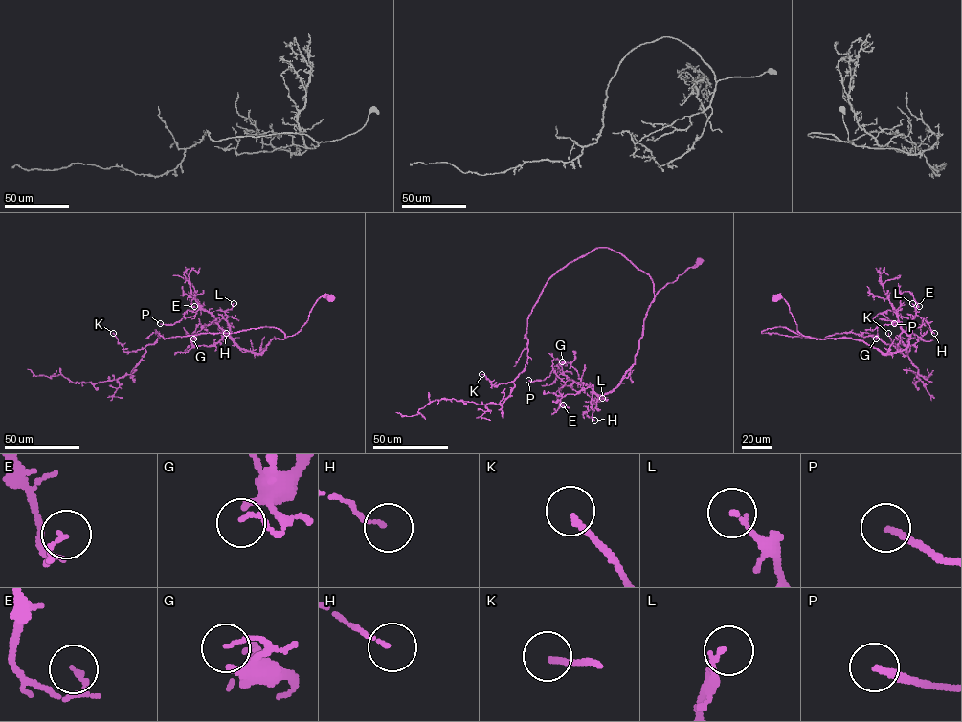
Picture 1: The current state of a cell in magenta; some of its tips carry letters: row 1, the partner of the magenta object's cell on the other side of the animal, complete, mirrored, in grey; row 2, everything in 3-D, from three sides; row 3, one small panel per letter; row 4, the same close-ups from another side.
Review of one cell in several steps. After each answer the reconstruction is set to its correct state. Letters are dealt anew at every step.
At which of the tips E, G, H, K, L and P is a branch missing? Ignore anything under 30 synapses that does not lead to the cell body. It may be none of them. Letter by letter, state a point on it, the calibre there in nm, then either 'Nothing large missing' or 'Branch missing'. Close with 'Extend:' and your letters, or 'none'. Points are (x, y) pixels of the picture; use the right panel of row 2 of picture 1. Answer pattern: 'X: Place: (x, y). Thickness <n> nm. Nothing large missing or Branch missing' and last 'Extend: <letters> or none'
E: Place: (919, 306). Thickness 80 nm. Nothing large missing
G: Place: (876, 339). Thickness 110 nm. Nothing large missing
H: Place: (934, 333). Thickness 90 nm. Nothing large missing
K: Place: (888, 333). Thickness 160 nm. Branch missing
L: Place: (912, 303). Thickness 150 nm. Nothing large missing
P: Place: (894, 323). Thickness 180 nm. Nothing large missing
Extend: K

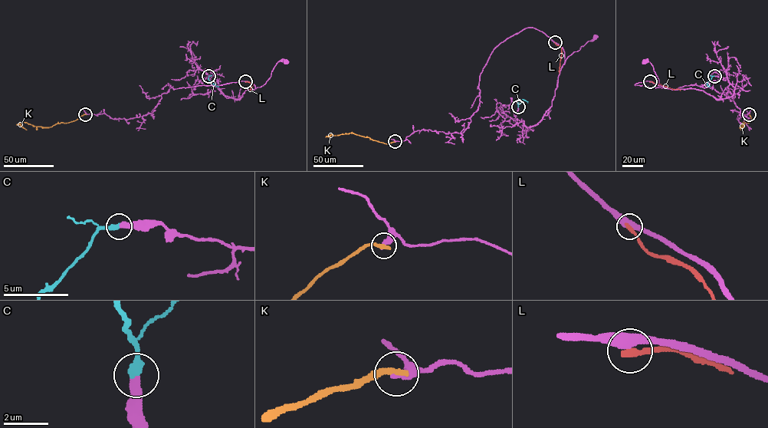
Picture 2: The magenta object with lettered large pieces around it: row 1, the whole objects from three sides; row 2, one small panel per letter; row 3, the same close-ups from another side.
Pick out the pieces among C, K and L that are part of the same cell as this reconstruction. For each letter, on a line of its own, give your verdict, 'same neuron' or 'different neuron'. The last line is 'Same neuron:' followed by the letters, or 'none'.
C: same neuron
K: different neuron
L: different neuron
Same neuron: C

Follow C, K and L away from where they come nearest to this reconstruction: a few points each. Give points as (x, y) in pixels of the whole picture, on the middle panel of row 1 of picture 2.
C: (518, 106), (520, 100), (527, 102)
K: (395, 141), (384, 143), (351, 133), (336, 135)
L: (555, 43), (561, 50), (559, 73)

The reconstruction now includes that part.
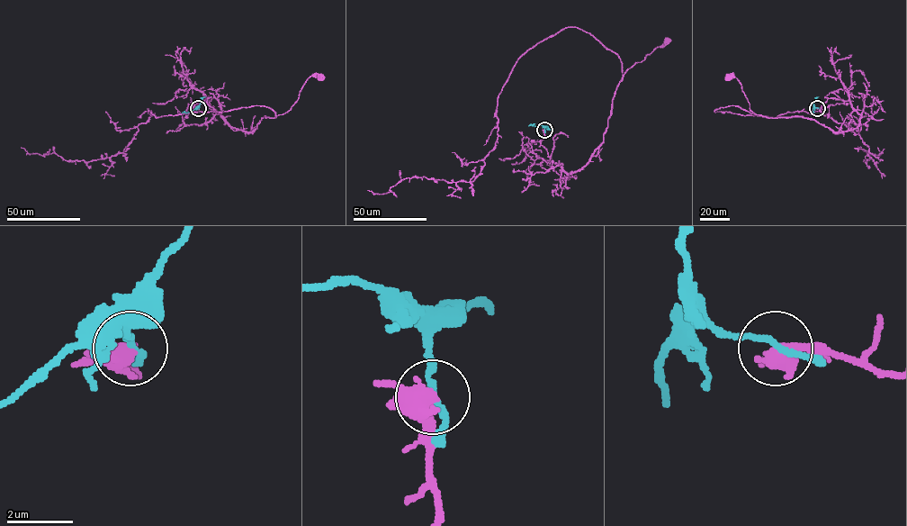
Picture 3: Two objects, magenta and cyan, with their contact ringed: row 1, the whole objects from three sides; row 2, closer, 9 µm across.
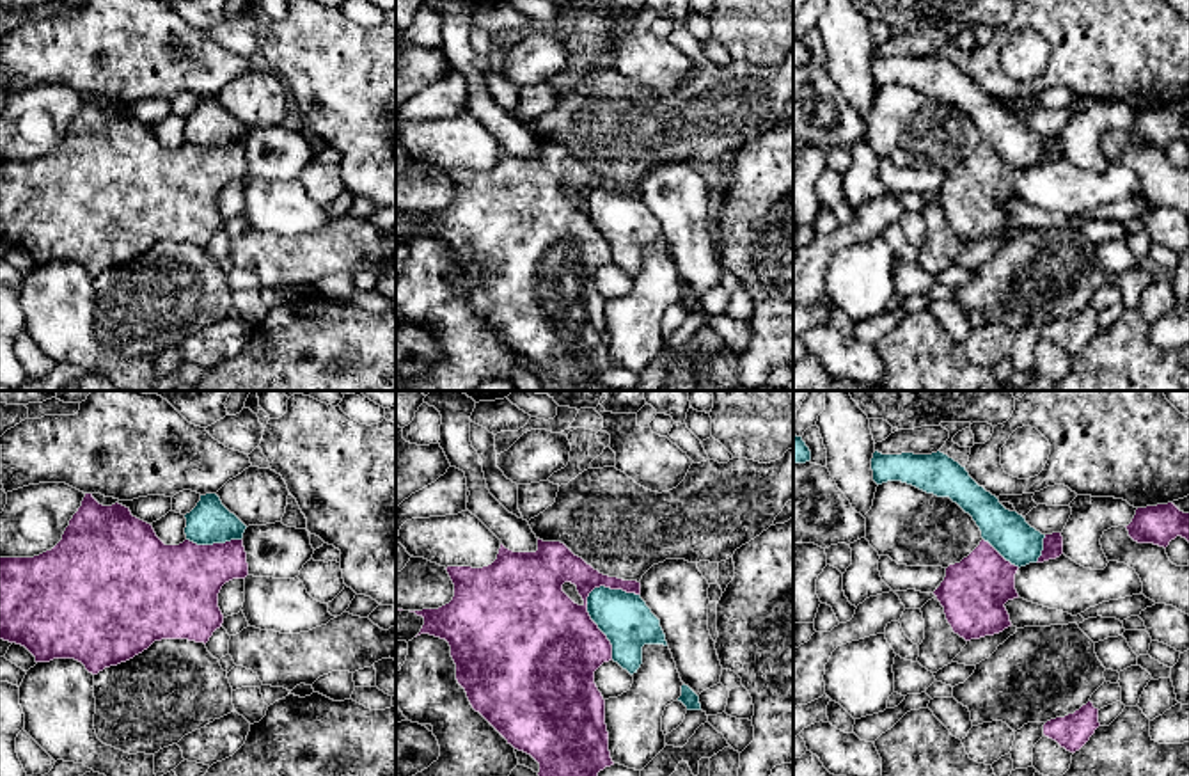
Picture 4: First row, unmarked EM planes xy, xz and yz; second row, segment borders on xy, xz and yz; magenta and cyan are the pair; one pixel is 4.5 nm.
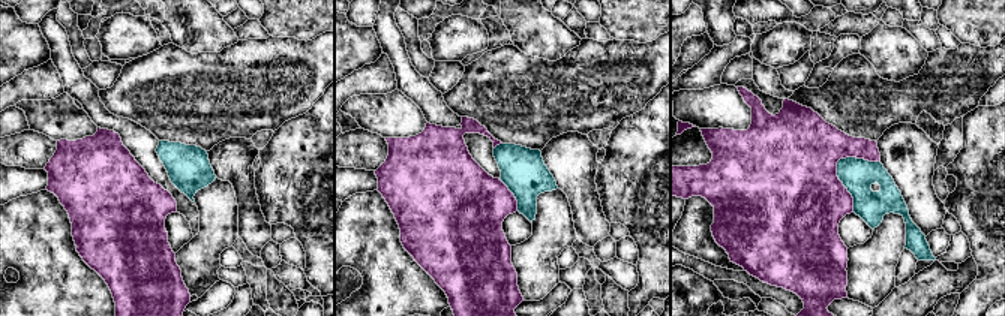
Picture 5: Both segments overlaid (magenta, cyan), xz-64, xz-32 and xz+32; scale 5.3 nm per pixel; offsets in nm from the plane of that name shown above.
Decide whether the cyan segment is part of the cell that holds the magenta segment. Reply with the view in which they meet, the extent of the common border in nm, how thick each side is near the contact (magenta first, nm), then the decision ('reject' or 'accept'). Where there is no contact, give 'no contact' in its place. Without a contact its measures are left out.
contact in xz; length 340 nm; calibres 500 and 240 nm; reject

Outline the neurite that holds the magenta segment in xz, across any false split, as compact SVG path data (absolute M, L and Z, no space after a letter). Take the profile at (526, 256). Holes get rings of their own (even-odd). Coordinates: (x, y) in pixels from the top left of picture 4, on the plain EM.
M538 140L536 154L513 154L500 146L497 162L483 170L447 169L454 199L438 211L410 213L424 220L421 236L445 242L456 266L456 282L467 300L515 352L531 357L539 366L541 391L609 391L598 375L614 368L609 353L605 302L594 286L594 273L612 263L612 247L587 215L587 199L605 188L641 197L641 185L609 179L575 158L561 144ZM563 186L577 188L584 206L575 206Z

